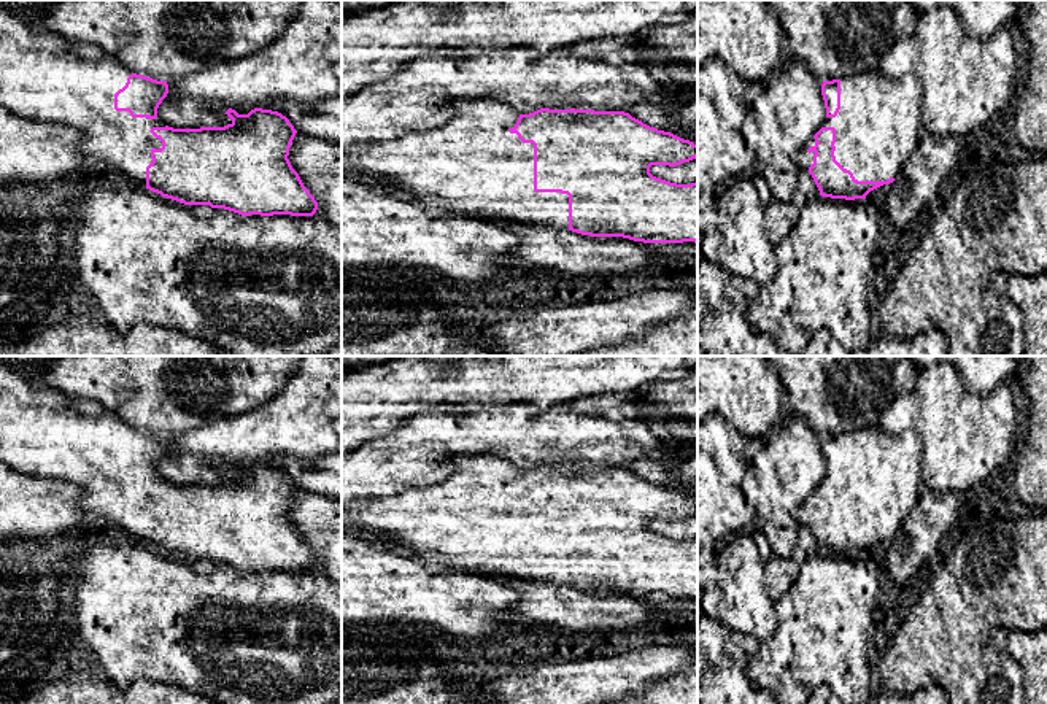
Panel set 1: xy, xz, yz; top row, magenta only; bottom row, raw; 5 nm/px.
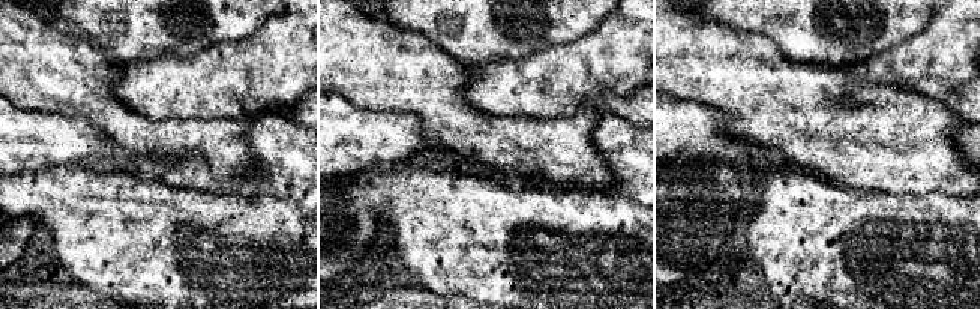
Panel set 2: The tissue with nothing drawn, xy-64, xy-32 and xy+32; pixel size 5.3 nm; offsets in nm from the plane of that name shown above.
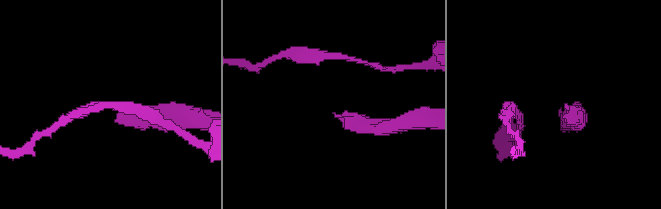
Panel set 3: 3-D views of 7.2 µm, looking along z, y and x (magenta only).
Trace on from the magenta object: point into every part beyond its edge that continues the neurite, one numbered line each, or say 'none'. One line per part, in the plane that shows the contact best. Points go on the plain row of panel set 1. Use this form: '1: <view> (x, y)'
1: xz (471, 522)

